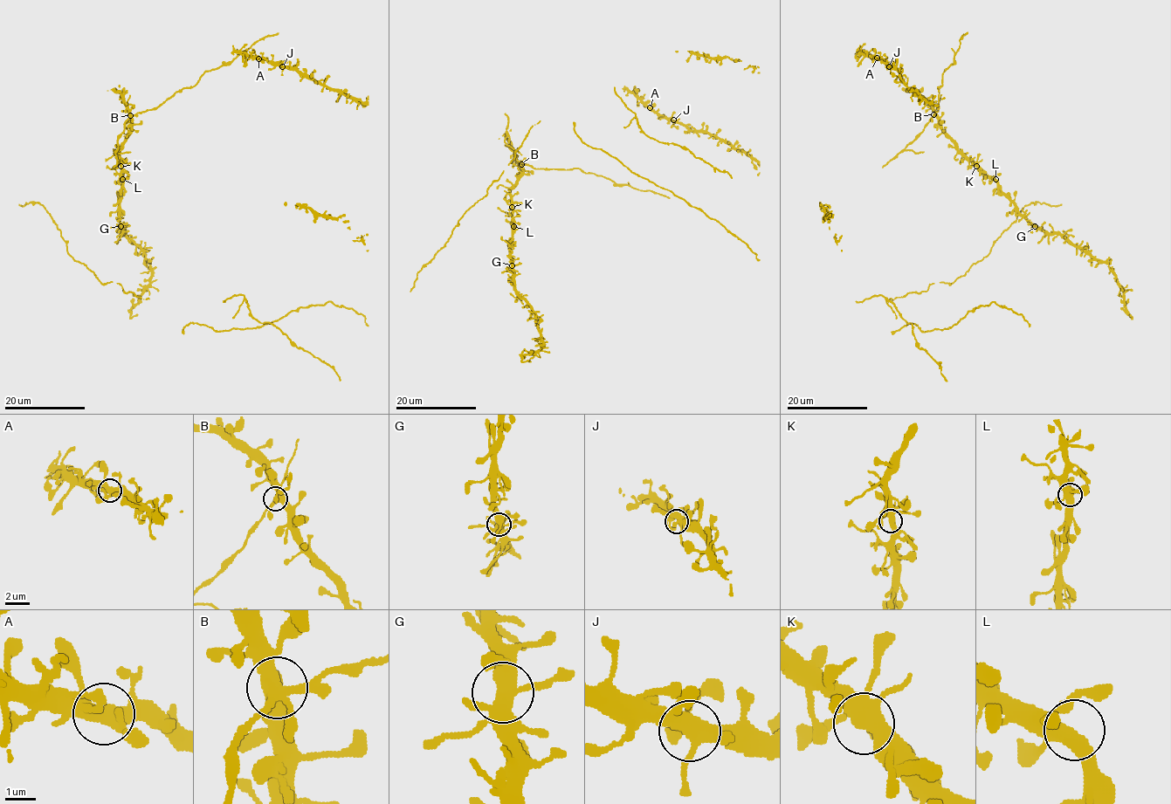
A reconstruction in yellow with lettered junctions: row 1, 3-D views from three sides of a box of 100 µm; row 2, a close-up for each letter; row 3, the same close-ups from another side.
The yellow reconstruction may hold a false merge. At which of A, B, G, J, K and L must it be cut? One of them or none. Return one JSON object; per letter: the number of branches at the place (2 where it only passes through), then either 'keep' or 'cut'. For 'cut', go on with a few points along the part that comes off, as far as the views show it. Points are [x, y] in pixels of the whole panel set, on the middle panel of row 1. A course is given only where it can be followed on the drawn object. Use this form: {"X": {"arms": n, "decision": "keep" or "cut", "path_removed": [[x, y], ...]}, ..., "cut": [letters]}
{"A": {"arms": 5, "decision": "keep"}, "B": {"arms": 5, "decision": "keep"}, "G": {"arms": 5, "decision": "keep"}, "J": {"arms": 6, "decision": "keep"}, "K": {"arms": 5, "decision": "keep"}, "L": {"arms": 5, "decision": "keep"}, "cut": []}

